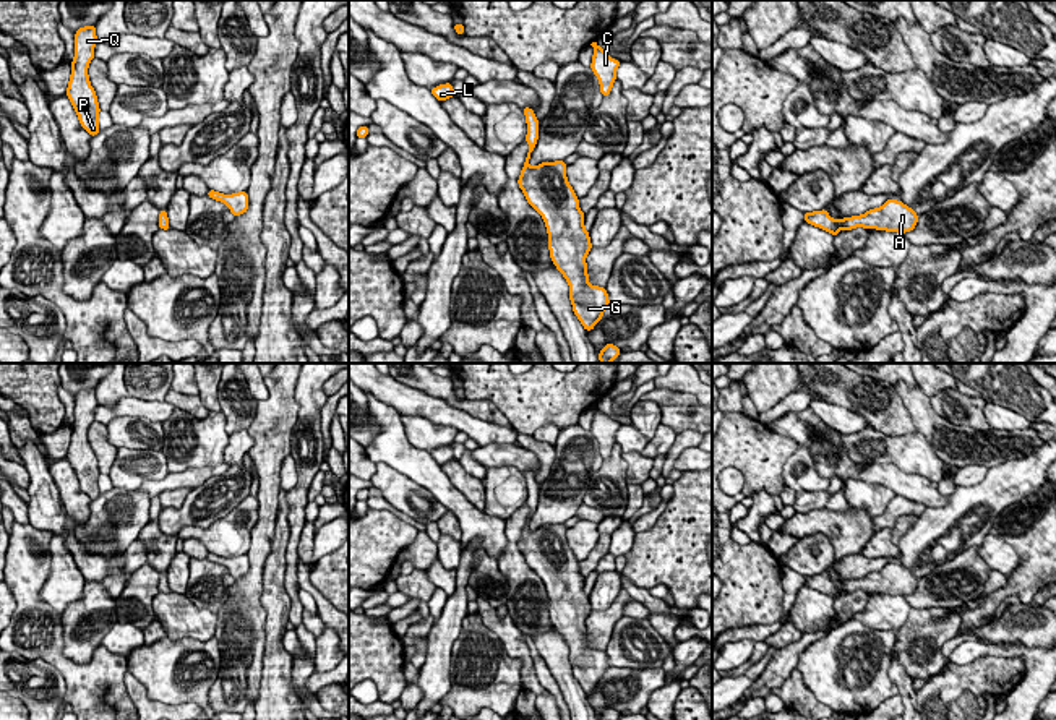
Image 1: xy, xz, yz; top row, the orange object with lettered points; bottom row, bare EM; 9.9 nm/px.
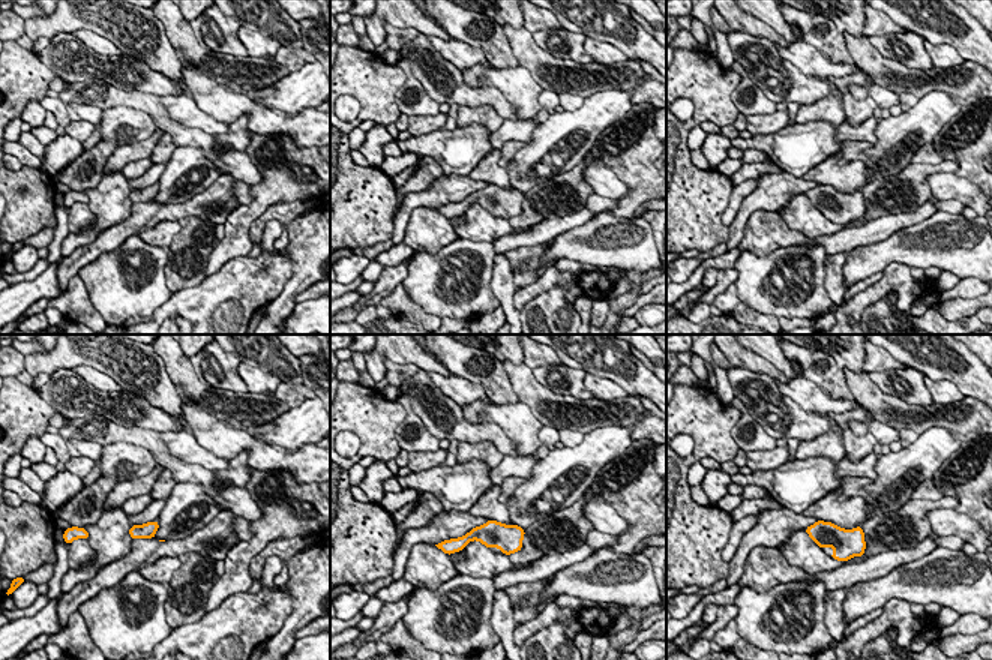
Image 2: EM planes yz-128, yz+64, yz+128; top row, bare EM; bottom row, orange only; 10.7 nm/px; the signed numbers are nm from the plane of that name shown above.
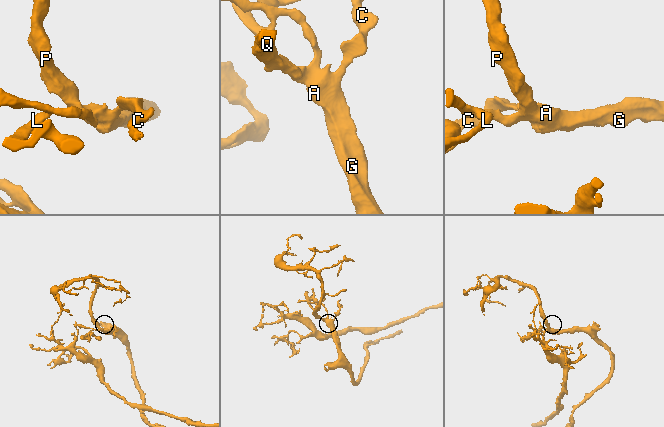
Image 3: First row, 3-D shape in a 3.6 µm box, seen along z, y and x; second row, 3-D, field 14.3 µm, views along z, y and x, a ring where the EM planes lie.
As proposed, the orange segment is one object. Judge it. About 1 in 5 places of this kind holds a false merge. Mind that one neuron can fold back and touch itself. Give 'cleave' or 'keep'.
keep

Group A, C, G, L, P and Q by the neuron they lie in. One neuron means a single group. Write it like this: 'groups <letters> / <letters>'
groups A C G L P Q

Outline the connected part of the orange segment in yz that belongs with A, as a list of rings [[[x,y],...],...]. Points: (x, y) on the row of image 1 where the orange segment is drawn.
[[[887,199],[881,208],[869,209],[861,216],[844,217],[842,221],[832,219],[827,214],[827,209],[805,212],[805,222],[827,230],[832,235],[839,235],[840,227],[847,232],[855,227],[865,227],[905,234],[915,229],[918,216],[912,208],[905,206],[902,201]]]

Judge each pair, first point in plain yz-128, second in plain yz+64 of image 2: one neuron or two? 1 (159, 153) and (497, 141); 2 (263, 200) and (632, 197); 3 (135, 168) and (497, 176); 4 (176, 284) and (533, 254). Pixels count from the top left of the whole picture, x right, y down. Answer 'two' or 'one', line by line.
1: two
2: one
3: one
4: one

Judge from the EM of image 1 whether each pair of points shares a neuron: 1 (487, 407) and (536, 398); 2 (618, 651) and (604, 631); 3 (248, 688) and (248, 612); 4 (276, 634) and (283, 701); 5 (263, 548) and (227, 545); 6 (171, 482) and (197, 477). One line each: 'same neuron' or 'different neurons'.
1: different neurons
2: different neurons
3: same neuron
4: same neuron
5: different neurons
6: same neuron

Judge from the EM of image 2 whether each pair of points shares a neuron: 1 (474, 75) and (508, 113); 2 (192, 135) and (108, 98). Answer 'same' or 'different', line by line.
1: different
2: same

